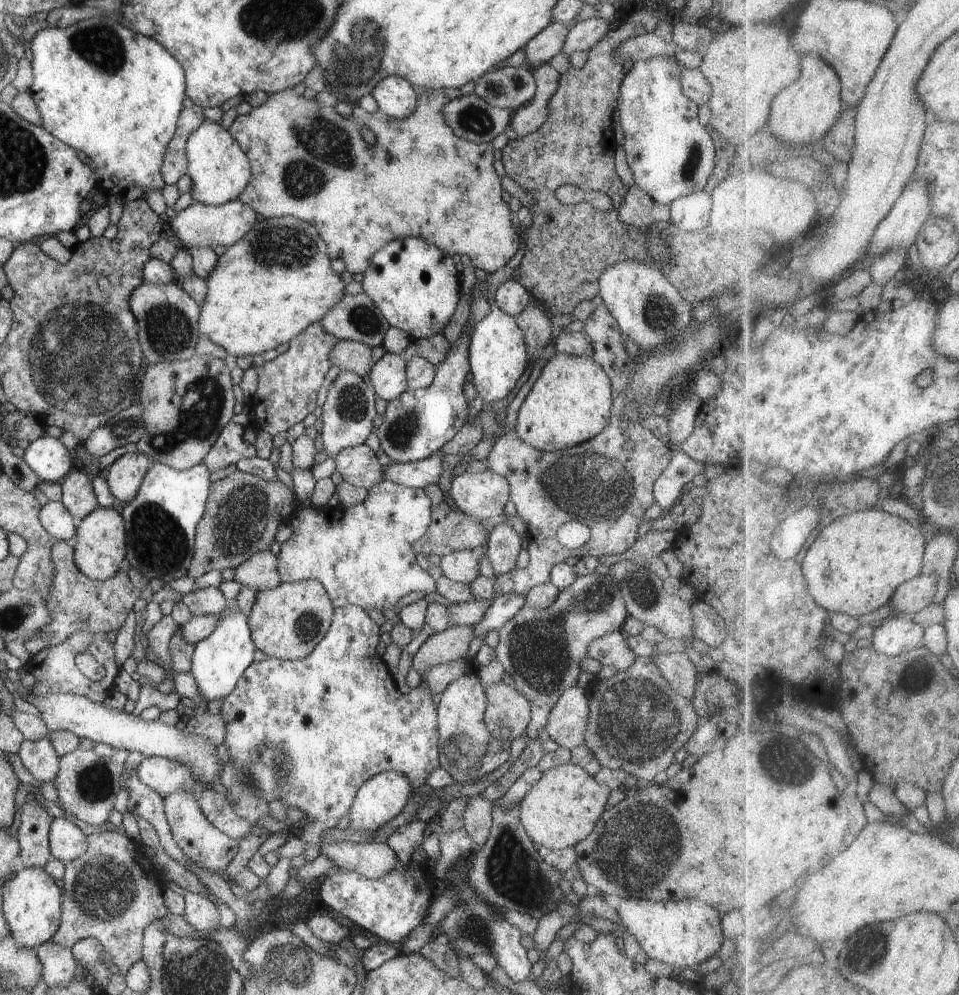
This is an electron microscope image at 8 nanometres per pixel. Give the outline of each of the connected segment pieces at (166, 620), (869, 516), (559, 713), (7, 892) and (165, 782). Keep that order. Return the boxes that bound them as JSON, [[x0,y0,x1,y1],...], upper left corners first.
[[148,615,180,672],[804,507,929,616],[545,687,589,751],[1,867,63,949],[136,757,215,799]]

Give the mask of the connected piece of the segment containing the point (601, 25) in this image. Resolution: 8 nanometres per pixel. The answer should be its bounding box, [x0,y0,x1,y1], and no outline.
[563,16,612,56]

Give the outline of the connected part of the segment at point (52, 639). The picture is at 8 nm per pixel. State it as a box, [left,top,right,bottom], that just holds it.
[37,541,140,647]

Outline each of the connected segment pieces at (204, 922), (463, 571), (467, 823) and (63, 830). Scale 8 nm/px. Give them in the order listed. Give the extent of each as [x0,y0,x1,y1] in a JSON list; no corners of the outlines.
[[183,891,220,933],[439,551,481,586],[463,797,494,846],[49,817,87,862]]

